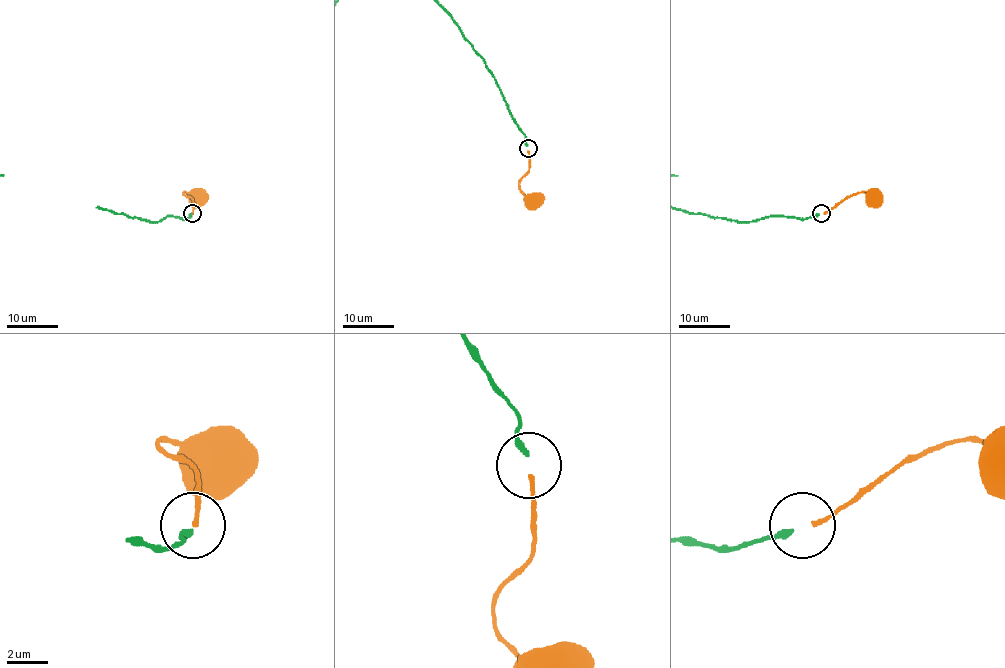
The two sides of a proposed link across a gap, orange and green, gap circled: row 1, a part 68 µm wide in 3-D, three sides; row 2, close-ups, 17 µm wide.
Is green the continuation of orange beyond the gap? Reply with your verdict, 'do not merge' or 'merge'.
merge

